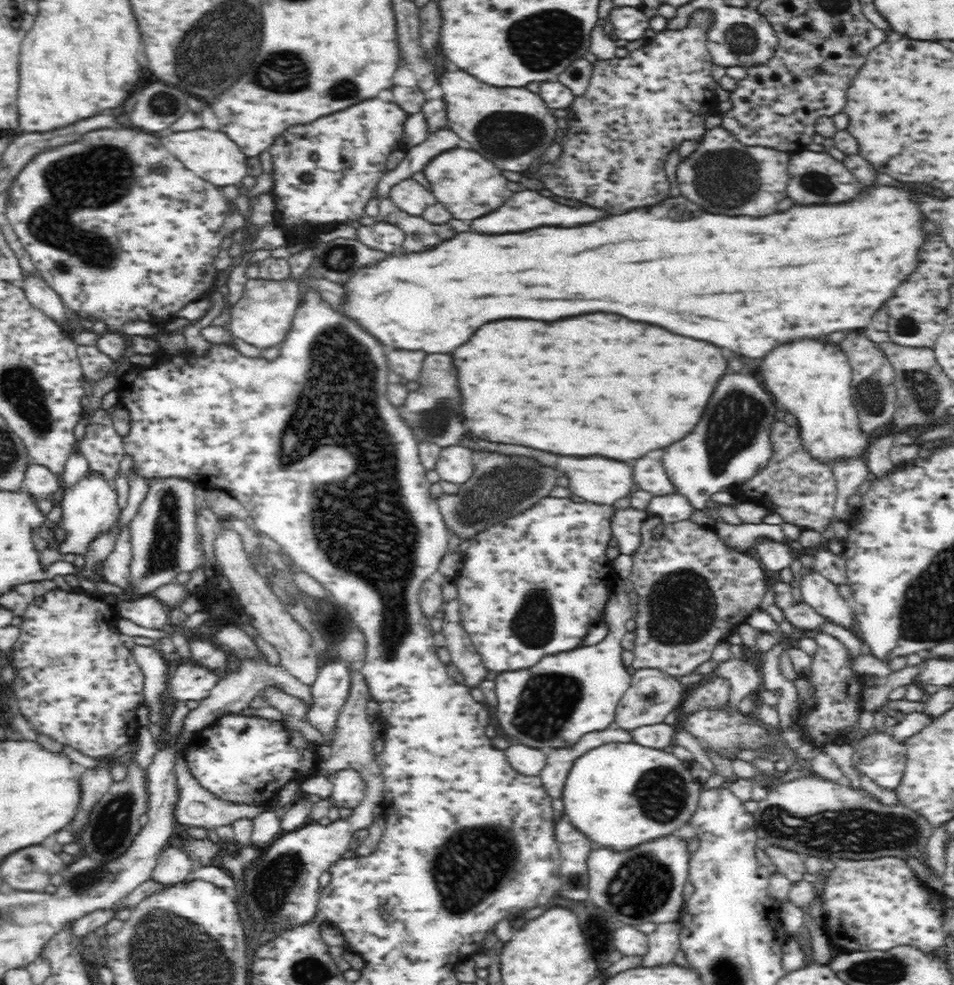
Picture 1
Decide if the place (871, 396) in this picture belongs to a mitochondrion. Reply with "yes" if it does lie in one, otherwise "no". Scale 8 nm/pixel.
yes

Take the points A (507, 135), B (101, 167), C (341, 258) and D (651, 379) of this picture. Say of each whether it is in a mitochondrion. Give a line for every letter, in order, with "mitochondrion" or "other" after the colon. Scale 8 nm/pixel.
A: mitochondrion
B: mitochondrion
C: mitochondrion
D: other

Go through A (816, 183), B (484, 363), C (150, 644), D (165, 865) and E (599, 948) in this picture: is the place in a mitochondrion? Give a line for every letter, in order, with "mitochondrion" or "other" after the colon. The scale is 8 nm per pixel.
A: mitochondrion
B: other
C: other
D: other
E: other

